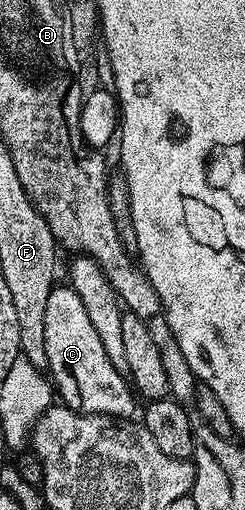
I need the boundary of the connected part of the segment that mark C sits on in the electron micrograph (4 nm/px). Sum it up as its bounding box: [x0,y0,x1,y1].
[45,287,136,419]

